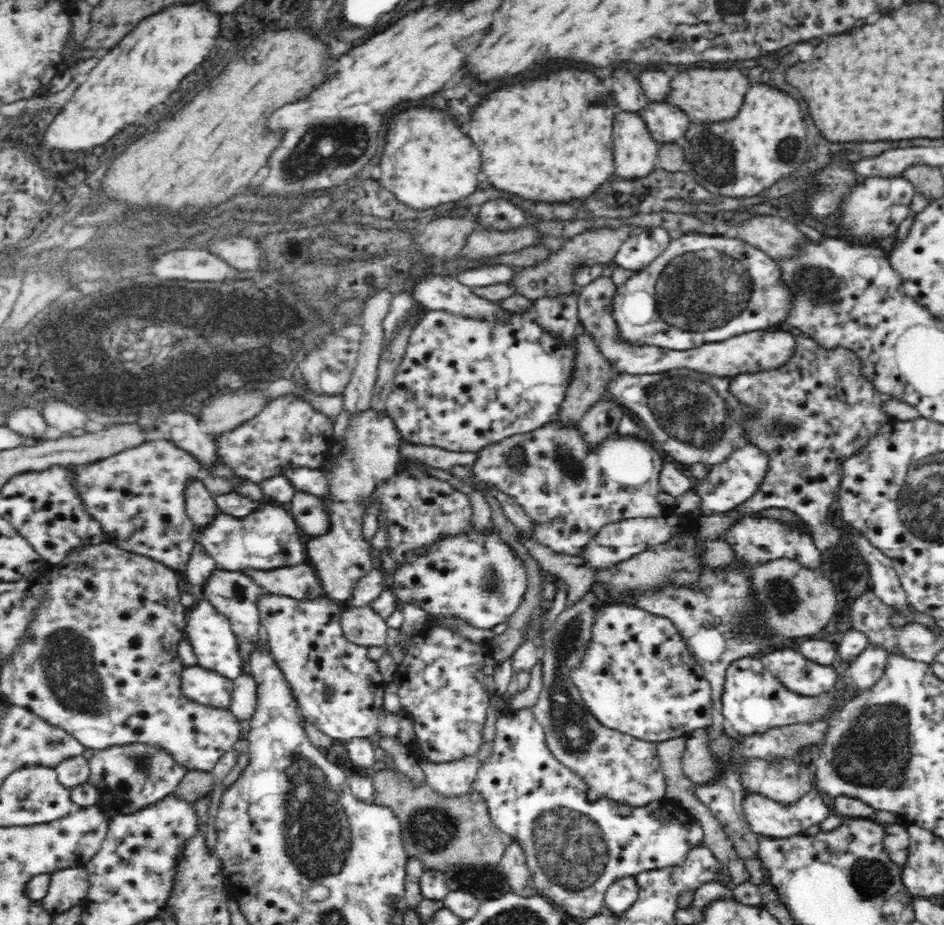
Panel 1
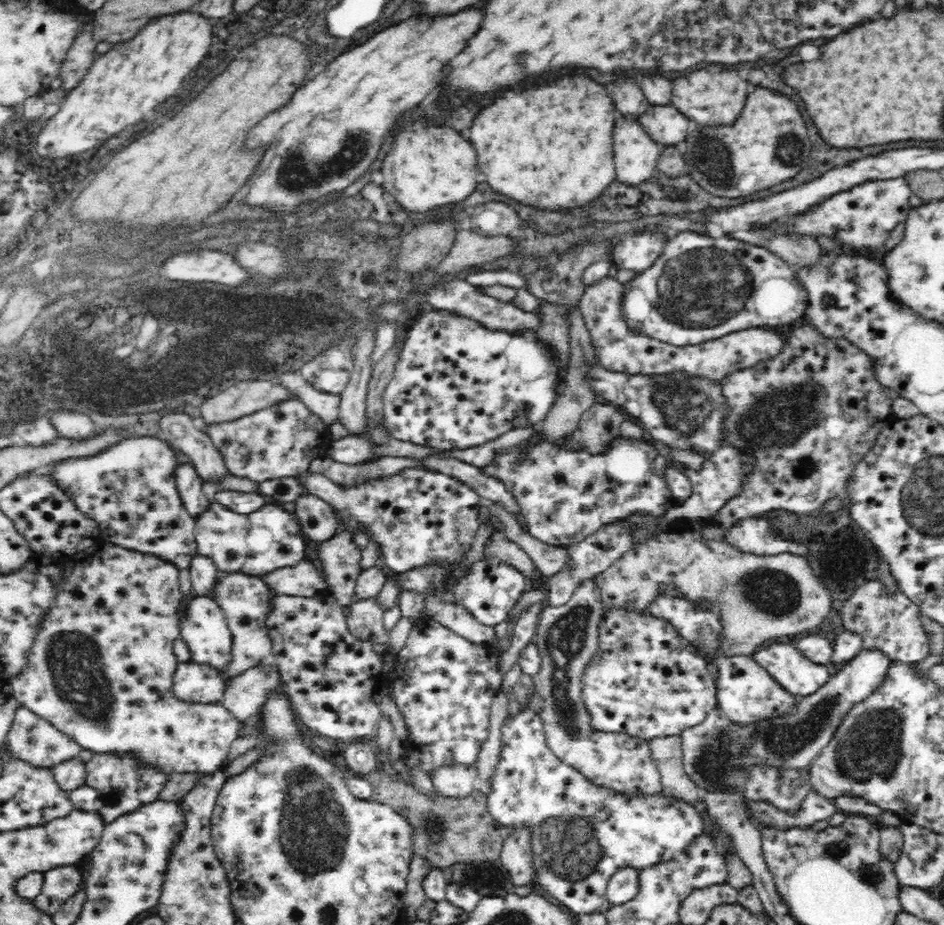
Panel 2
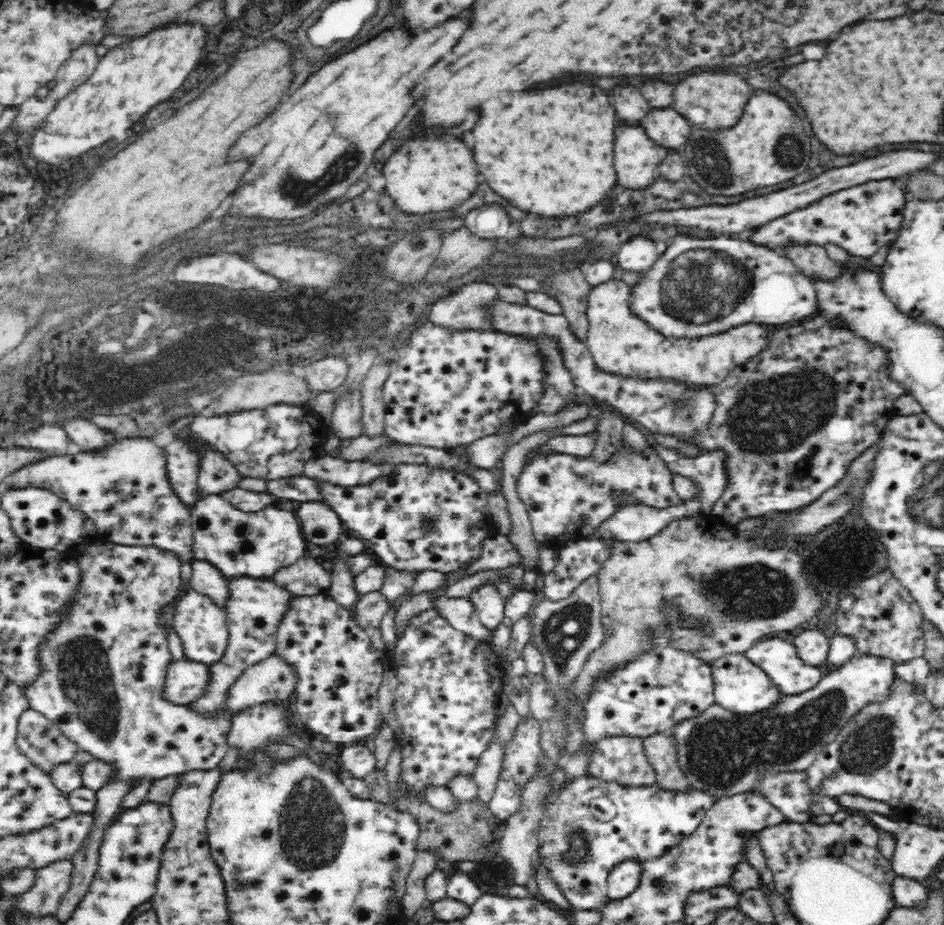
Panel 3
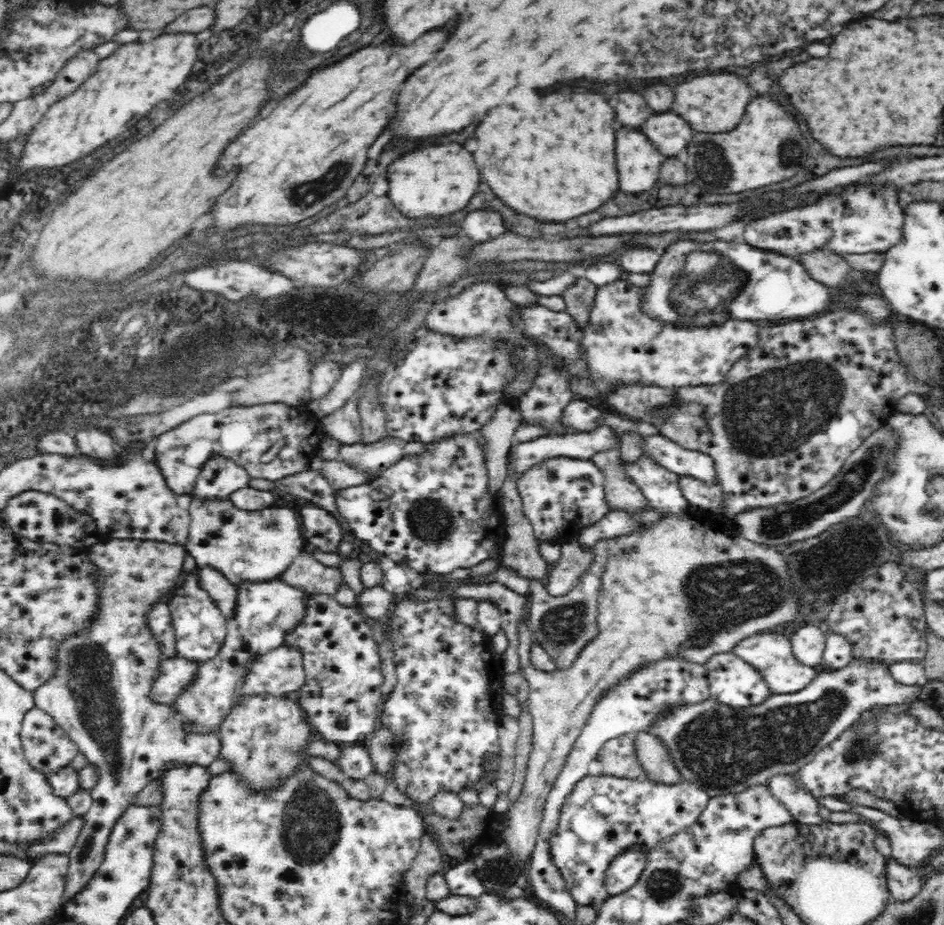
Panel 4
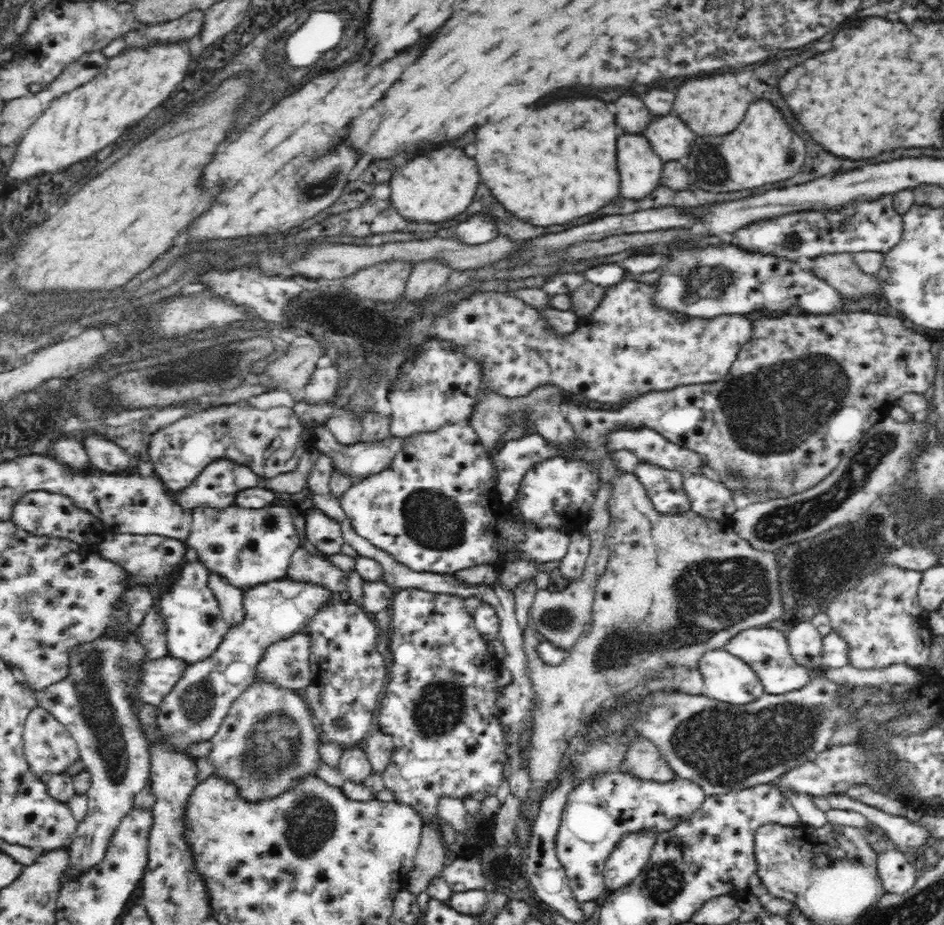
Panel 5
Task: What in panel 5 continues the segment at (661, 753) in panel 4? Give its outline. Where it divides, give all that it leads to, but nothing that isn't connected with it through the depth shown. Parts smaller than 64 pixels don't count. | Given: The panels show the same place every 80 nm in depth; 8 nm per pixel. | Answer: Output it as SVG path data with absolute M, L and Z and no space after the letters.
M636 739L627 752L623 772L642 780L669 781L674 778L672 769L661 759L653 744Z

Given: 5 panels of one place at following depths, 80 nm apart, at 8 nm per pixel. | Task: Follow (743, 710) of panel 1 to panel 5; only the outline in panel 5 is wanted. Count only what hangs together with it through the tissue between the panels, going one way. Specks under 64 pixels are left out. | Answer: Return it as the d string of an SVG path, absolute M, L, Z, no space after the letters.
M723 649L707 650L697 662L704 684L704 695L730 704L745 705L756 700L765 692L757 674L741 658L729 654Z

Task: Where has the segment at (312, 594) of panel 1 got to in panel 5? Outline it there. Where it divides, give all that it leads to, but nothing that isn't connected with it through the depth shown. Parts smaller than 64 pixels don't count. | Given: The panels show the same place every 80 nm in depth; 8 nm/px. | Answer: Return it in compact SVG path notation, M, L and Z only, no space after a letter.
M303 547L294 550L287 578L297 582L322 584L336 594L348 592L349 576L328 558L307 552Z

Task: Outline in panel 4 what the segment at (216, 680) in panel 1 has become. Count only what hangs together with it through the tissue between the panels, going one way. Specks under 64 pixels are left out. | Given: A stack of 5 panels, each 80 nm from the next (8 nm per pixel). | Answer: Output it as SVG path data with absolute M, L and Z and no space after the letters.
M180 657L162 659L153 674L148 696L156 704L171 704L173 698L193 679L196 662Z

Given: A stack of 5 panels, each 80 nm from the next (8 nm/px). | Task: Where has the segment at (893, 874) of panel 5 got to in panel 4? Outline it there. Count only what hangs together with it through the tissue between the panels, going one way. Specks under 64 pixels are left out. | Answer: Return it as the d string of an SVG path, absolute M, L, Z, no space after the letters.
M892 854L886 857L885 876L891 897L896 900L913 897L922 884L917 869L900 863Z

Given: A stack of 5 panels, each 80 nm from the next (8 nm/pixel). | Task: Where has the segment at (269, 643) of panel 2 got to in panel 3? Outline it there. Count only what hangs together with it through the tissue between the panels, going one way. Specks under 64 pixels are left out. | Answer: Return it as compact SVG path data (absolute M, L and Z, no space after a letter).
M240 577L229 580L230 598L226 606L228 646L220 660L207 665L208 682L200 696L189 701L188 710L195 712L205 719L216 719L222 712L229 712L227 705L228 692L239 676L259 660L271 656L278 647L276 632L292 608L294 593L281 588L271 580Z

